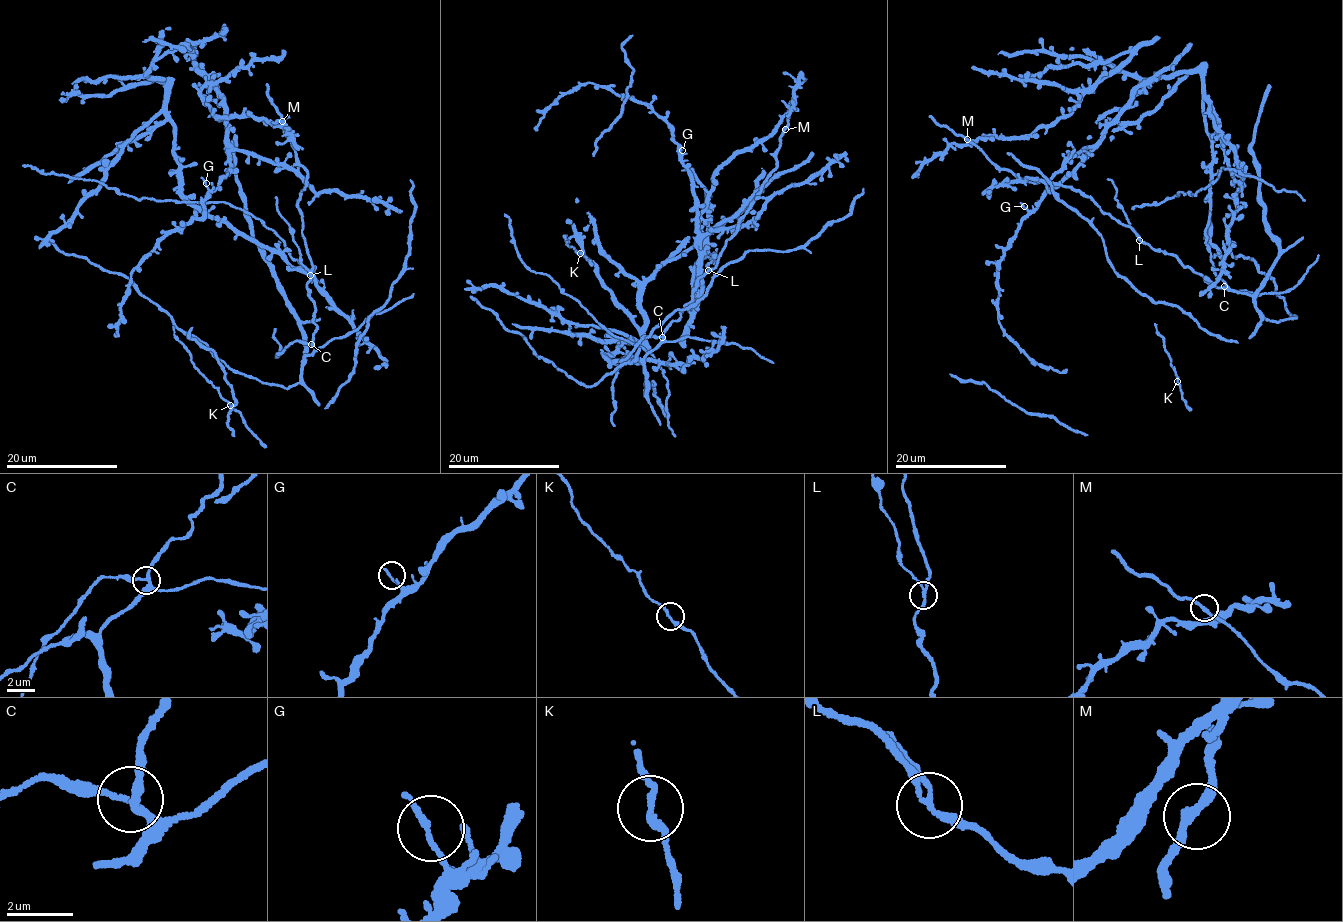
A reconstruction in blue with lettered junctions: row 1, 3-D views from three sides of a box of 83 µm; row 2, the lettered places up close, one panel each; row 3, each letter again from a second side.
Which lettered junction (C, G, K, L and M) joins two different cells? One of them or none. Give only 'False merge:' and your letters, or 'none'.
False merge: L

